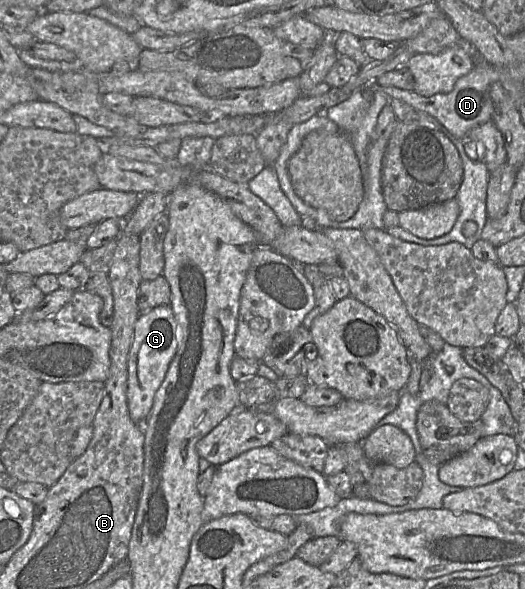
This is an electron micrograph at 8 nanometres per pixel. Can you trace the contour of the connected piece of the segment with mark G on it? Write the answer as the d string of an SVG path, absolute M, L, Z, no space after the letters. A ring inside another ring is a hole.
M170 305L157 306L140 313L128 353L127 404L130 418L142 426L151 412L154 396L165 379L169 365L177 351L177 321Z

